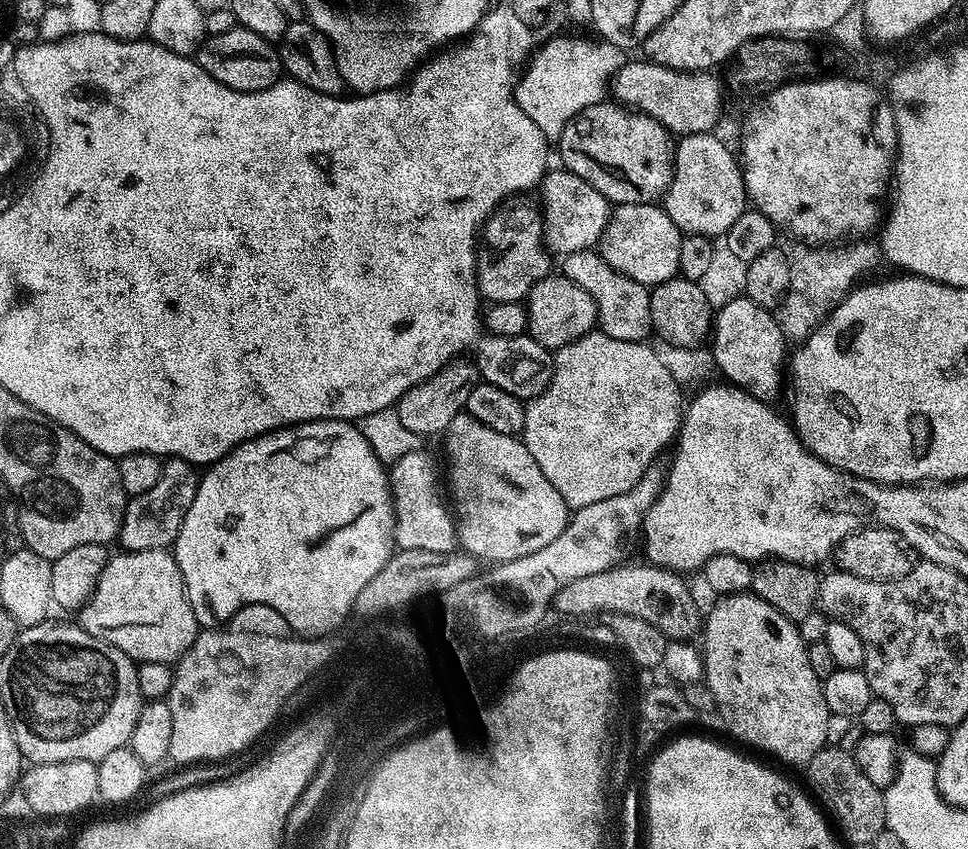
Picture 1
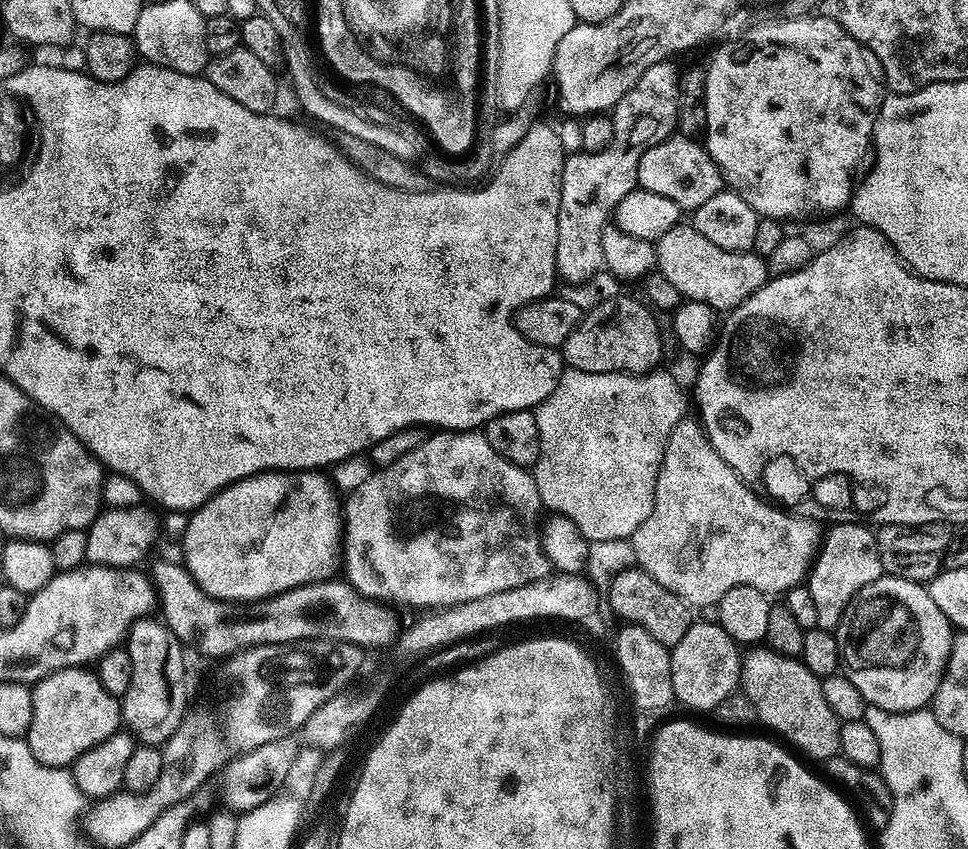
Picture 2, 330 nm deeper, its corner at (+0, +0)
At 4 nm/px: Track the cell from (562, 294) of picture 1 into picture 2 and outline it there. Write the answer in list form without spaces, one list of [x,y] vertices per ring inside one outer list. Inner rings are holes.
[[[616,296],[613,300],[604,300],[597,308],[592,308],[583,313],[580,325],[574,330],[574,334],[570,334],[570,338],[566,338],[564,347],[562,349],[562,359],[569,368],[574,370],[586,370],[587,372],[634,372],[637,374],[643,374],[645,372],[653,371],[657,367],[656,364],[664,356],[664,340],[660,337],[660,324],[656,321],[657,313],[653,311],[651,307],[643,299],[637,298],[637,300],[631,300],[628,296]]]

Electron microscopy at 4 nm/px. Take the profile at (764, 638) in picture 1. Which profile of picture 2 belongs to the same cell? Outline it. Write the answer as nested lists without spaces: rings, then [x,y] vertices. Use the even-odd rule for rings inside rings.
[[[756,646],[743,653],[740,682],[744,695],[750,698],[750,702],[754,702],[757,721],[761,725],[764,723],[770,731],[777,732],[777,734],[772,733],[777,737],[785,736],[789,740],[787,743],[793,749],[801,748],[806,755],[813,756],[814,759],[821,760],[821,762],[827,762],[840,751],[840,725],[842,722],[834,714],[834,710],[830,710],[830,705],[822,694],[820,681],[821,677],[814,675],[799,659],[778,654],[767,646]]]

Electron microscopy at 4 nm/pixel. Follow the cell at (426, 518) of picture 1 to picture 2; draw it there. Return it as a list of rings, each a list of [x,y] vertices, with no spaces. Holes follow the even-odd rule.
[[[436,430],[425,435],[417,448],[410,450],[410,454],[398,458],[398,462],[390,466],[376,468],[372,476],[366,478],[362,486],[358,486],[358,490],[347,493],[342,504],[342,576],[366,600],[379,602],[384,606],[401,604],[404,608],[420,608],[416,610],[449,608],[462,602],[474,602],[474,598],[486,598],[486,594],[498,594],[502,590],[514,590],[514,586],[546,580],[550,575],[550,557],[542,535],[540,512],[542,513],[542,505],[535,475],[527,468],[514,466],[514,462],[506,462],[506,458],[502,458],[502,454],[498,454],[498,450],[490,446],[483,431]]]

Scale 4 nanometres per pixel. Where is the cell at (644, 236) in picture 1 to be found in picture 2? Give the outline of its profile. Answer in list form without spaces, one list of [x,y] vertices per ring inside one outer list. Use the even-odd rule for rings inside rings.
[[[688,222],[676,224],[666,234],[662,234],[662,238],[655,241],[655,246],[656,268],[663,276],[670,278],[670,283],[678,286],[681,297],[684,300],[702,302],[720,314],[737,308],[746,297],[753,296],[770,279],[768,261],[765,257],[756,255],[755,251],[731,252],[730,250],[721,250],[719,246],[714,246],[714,242],[702,238],[702,234],[698,234],[698,230]]]

